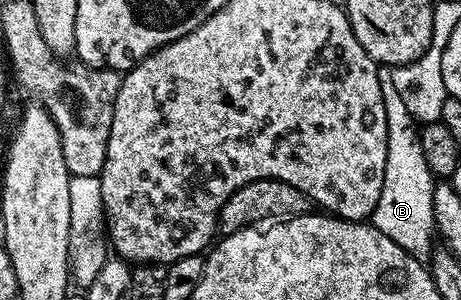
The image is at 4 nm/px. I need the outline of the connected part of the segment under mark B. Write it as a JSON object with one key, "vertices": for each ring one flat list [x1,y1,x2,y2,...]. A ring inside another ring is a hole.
{"vertices":[[388,67,378,68,378,79,382,87,382,99,386,107,386,175,382,179,382,195,374,207,370,223,386,239,394,239,402,251,414,259,427,262,434,252,433,239,437,236,434,219,434,187,430,167,426,167,426,155,422,155,420,142,421,126,410,115,406,102,394,88,394,75]]}

